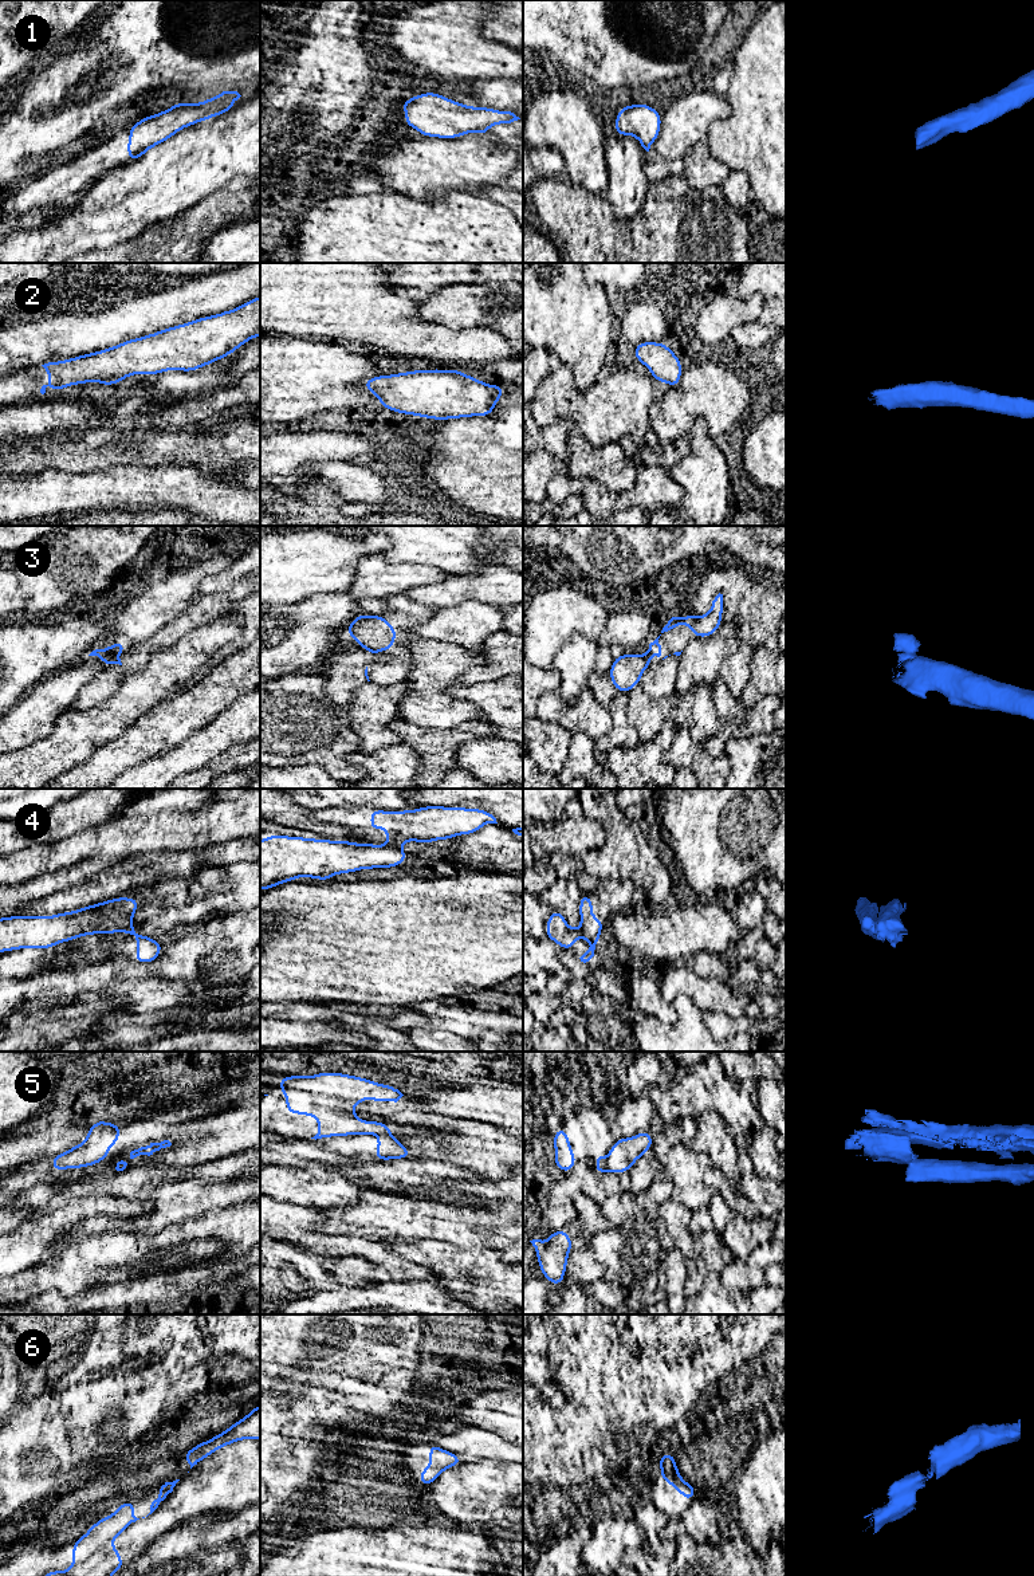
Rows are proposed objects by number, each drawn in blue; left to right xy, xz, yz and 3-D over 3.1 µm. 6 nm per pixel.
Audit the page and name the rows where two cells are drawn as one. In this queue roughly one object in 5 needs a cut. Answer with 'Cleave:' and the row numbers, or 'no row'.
Cleave: 3, 4, 5

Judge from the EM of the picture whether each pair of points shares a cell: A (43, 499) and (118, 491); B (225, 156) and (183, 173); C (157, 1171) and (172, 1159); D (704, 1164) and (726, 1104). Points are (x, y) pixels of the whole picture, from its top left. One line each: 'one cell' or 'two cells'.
A: one cell
B: one cell
C: two cells
D: two cells

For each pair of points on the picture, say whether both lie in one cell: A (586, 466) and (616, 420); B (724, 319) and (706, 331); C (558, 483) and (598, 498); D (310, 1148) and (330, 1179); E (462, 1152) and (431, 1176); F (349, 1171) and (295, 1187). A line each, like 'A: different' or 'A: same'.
A: different
B: same
C: same
D: different
E: different
F: different

